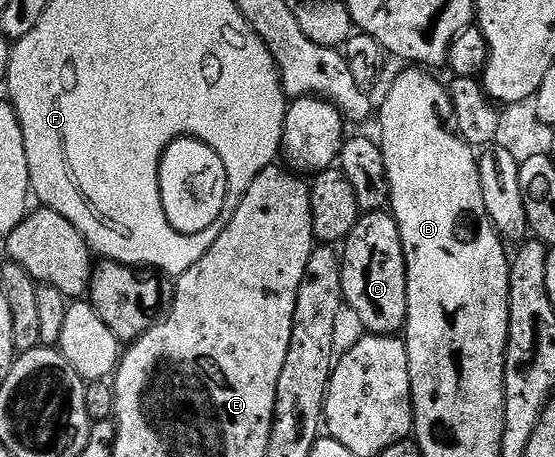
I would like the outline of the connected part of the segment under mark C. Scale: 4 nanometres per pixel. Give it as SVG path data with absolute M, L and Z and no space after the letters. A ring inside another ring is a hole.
M386 210L366 212L346 237L342 260L342 297L345 305L362 321L362 330L371 334L397 335L406 325L408 280L400 228Z

